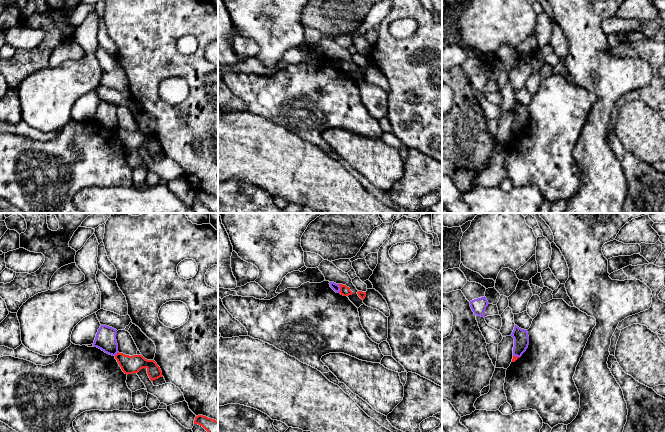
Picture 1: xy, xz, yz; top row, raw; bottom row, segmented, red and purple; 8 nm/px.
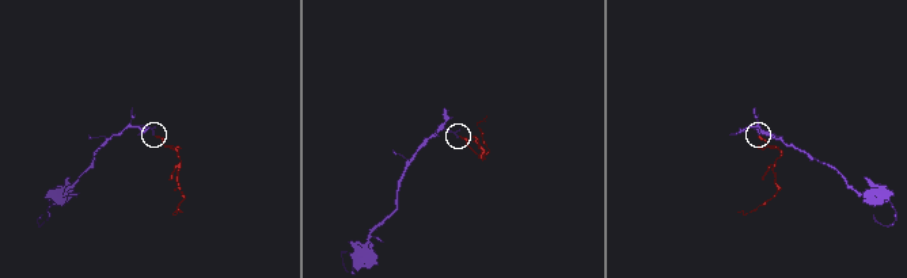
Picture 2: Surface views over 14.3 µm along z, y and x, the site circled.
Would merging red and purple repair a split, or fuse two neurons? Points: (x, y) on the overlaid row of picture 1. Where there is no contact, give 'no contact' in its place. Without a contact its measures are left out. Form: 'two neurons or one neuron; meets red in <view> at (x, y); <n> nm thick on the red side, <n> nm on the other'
two neurons; meets red in xz at (340, 288); 80 nm thick on the red side, 60 nm on the other

